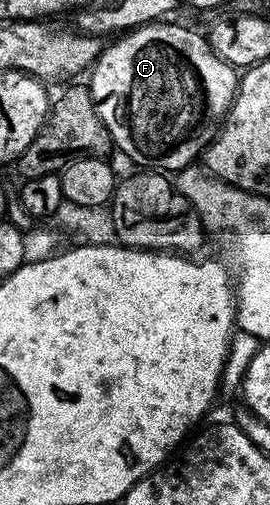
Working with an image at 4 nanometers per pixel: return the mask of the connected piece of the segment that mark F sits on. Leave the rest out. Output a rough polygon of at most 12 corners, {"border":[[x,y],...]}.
{"border":[[146,23],[90,68],[140,168],[202,156],[240,76],[202,34]]}

